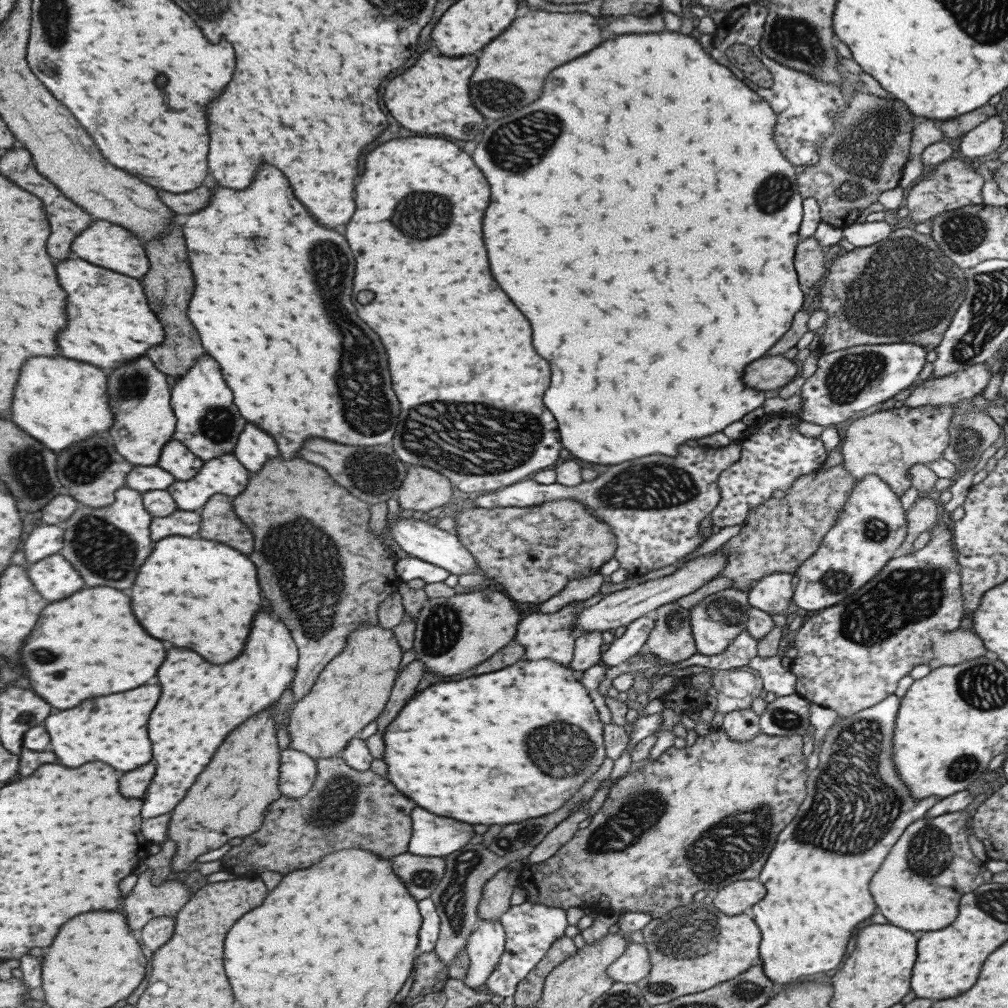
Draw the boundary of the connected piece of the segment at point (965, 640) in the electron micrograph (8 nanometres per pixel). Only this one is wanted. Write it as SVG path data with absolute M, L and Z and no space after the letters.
M956 629L954 632L935 632L932 636L934 658L930 660L931 670L942 666L962 664L966 660L988 654L982 639L972 630Z

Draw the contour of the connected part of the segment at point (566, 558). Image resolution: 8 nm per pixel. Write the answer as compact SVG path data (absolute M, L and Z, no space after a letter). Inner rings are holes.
M570 498L533 507L464 508L455 525L459 540L474 555L478 569L502 584L510 599L528 604L546 602L570 580L598 573L617 548L610 525Z

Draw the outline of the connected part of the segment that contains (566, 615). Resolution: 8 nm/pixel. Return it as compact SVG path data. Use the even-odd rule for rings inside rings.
M598 593L586 600L582 604L566 604L562 610L554 612L554 614L544 614L544 612L534 612L527 617L522 618L522 622L518 624L518 632L516 632L516 642L520 646L526 648L524 658L526 660L554 660L558 664L568 667L573 659L575 647L574 619L584 607L593 606L603 599L603 594Z

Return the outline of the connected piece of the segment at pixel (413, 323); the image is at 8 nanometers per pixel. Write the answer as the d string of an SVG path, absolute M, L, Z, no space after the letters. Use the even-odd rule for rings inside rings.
M420 136L398 138L378 146L366 156L364 174L360 176L356 184L356 212L346 226L346 240L356 258L354 306L358 310L358 316L370 328L374 328L374 332L382 338L382 344L388 354L392 386L400 400L400 420L398 420L396 436L391 443L394 452L409 466L424 466L436 470L446 476L451 484L457 486L462 492L468 493L488 492L516 484L536 472L548 469L552 464L557 465L560 462L558 456L562 450L558 424L552 412L542 402L542 394L546 392L550 384L550 366L532 348L530 322L524 318L522 312L518 312L518 308L512 304L506 292L498 288L498 282L492 278L492 272L488 268L488 252L482 238L482 218L484 218L488 202L490 202L490 184L486 176L478 170L472 158L466 152L462 152L458 146L442 138L420 138ZM362 290L374 292L374 300L370 304L360 304L356 300L356 294L360 294Z

